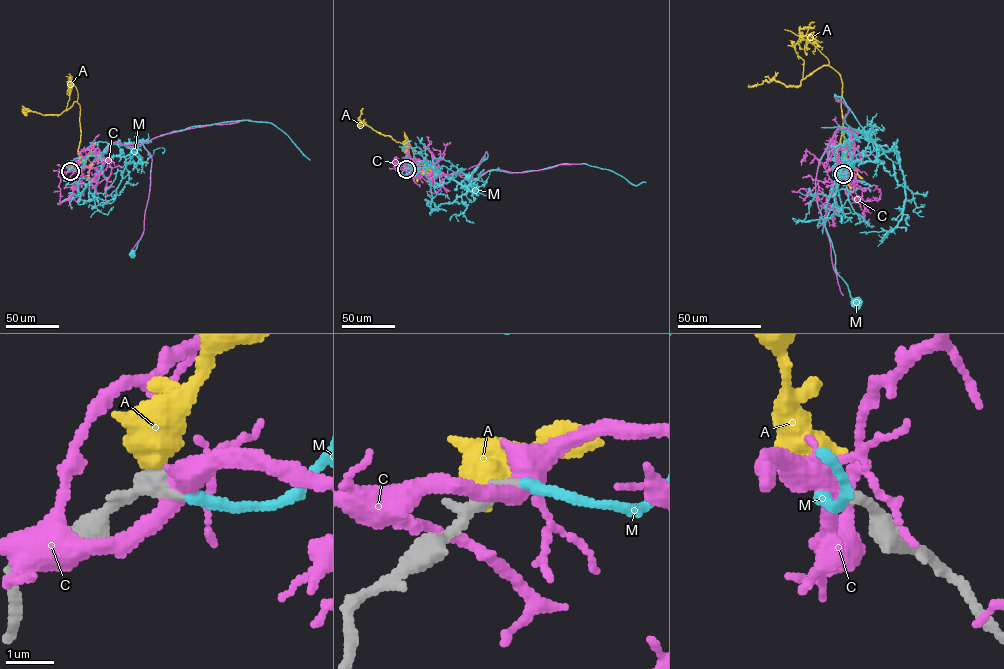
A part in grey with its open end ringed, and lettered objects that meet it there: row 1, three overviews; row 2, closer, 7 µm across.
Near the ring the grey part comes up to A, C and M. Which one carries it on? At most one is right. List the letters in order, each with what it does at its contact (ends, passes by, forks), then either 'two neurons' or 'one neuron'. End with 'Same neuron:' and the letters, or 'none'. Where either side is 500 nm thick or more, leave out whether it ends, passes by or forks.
A: two neurons
C: it forks | two neurons
M: it ends | one neuron
Same neuron: M

